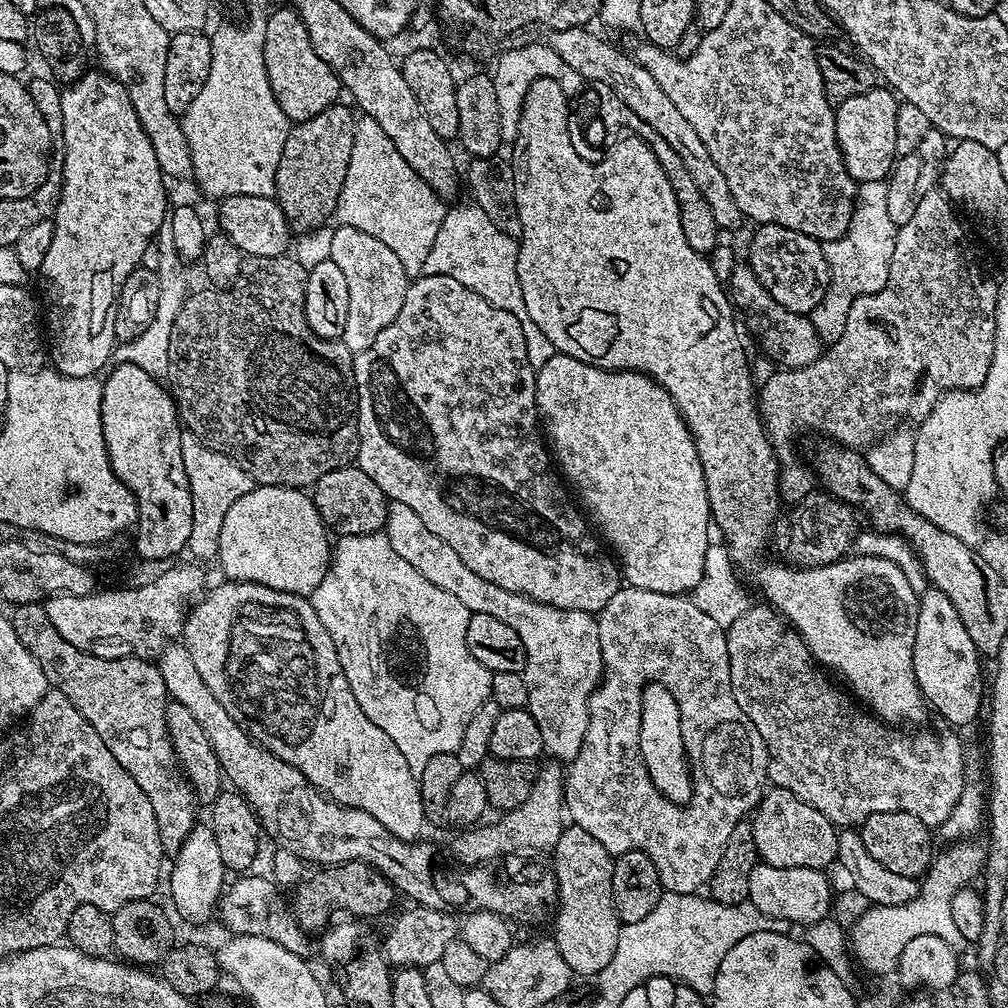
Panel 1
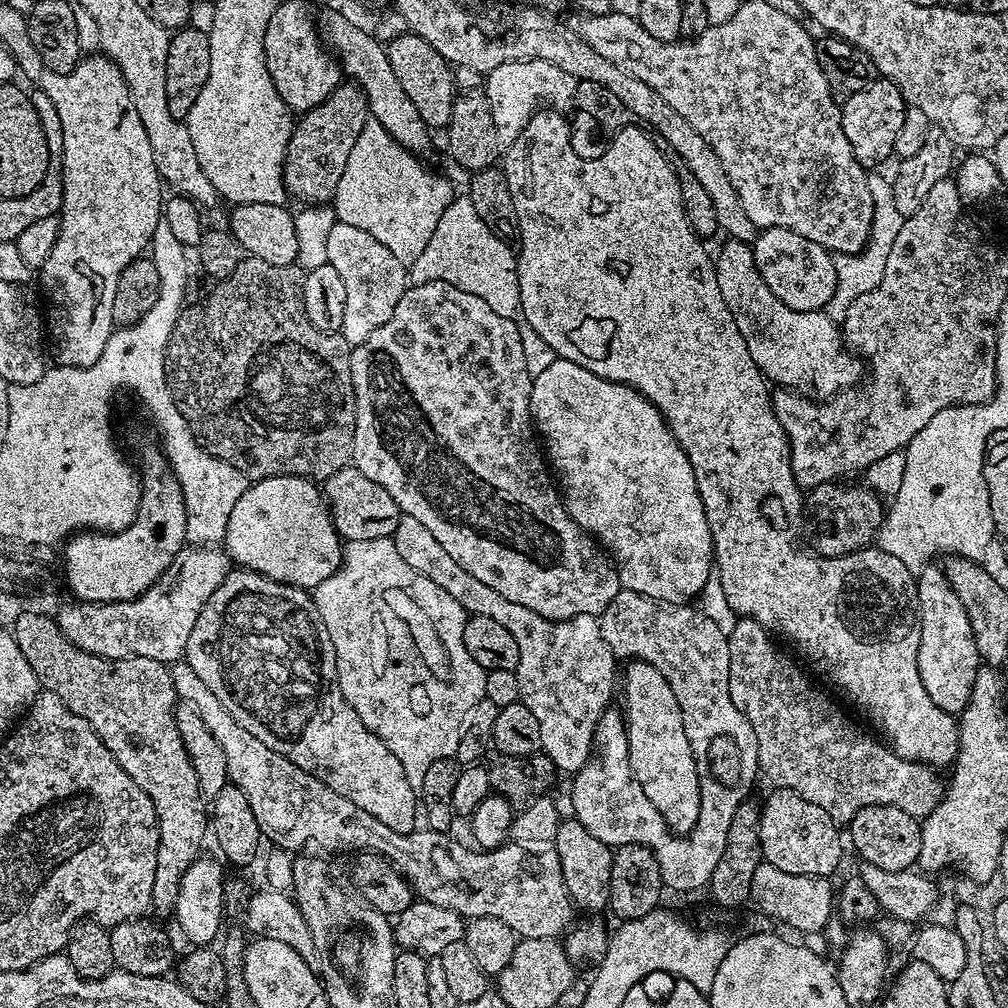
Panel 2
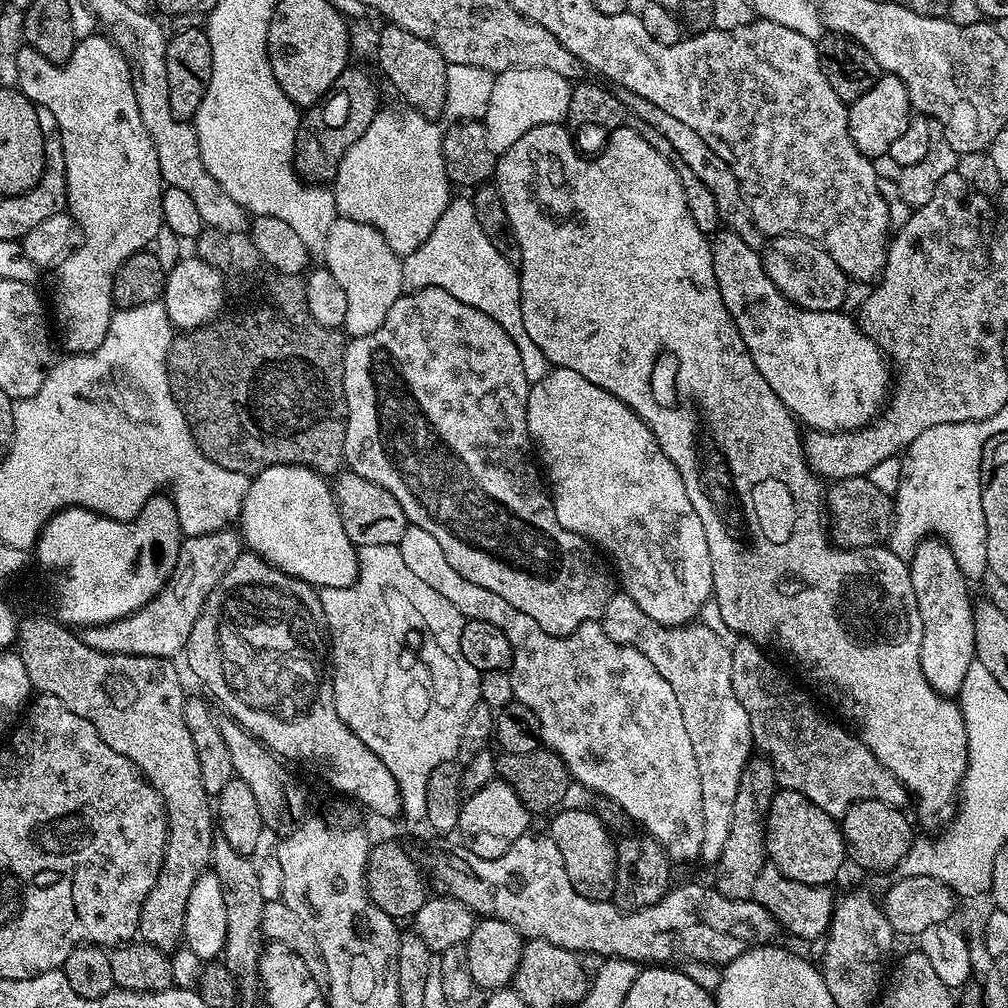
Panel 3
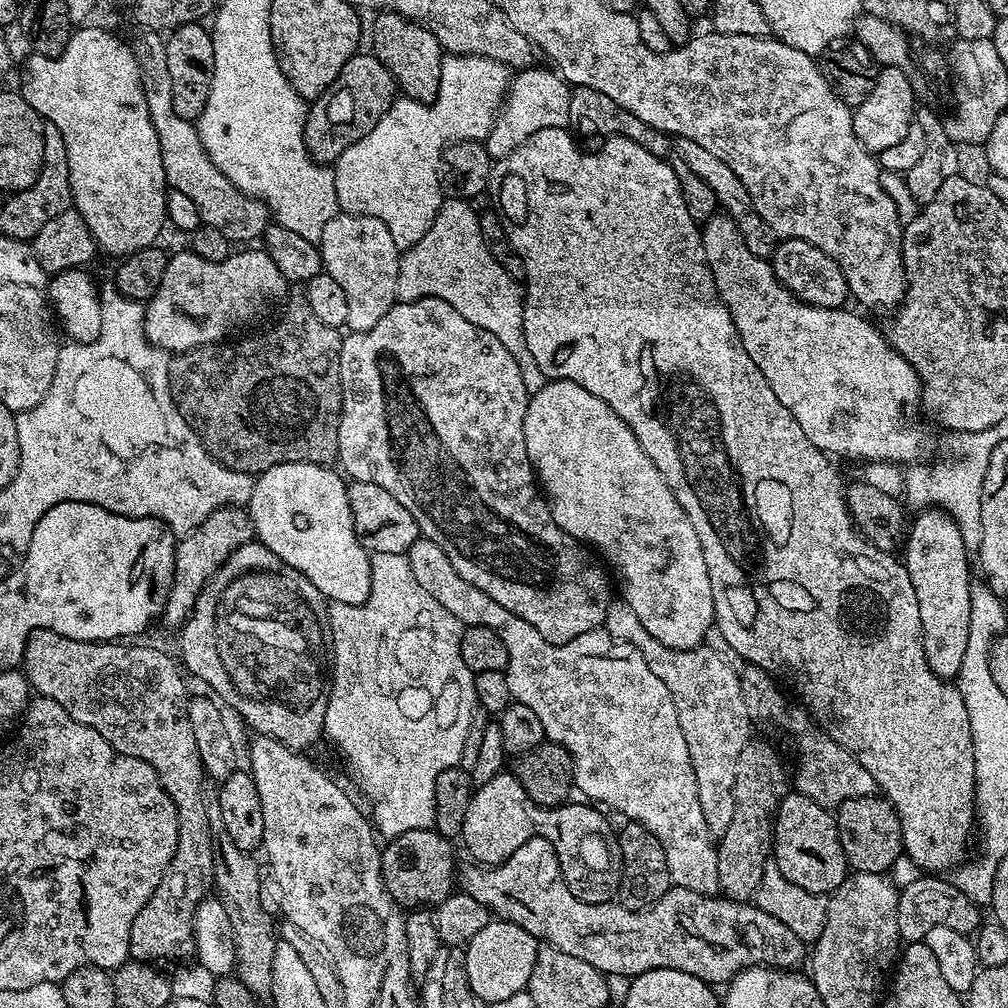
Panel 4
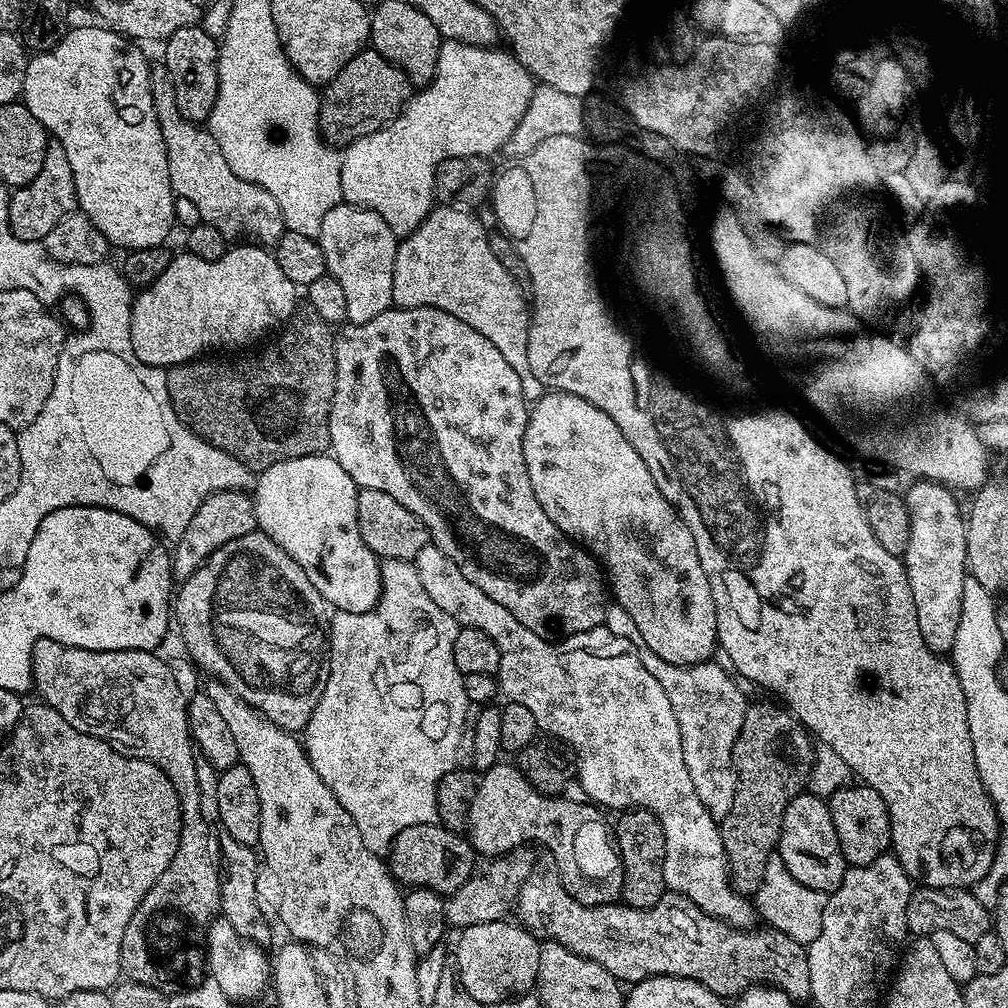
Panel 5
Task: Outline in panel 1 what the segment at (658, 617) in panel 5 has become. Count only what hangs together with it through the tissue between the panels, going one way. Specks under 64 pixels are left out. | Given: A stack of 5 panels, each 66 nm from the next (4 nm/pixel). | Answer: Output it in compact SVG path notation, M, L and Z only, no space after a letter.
M557 354L554 358L550 358L550 362L546 362L546 366L536 369L536 406L543 427L544 424L548 427L546 436L550 441L555 463L558 465L563 479L571 485L574 492L574 487L576 487L576 492L580 495L581 500L579 500L579 503L583 505L586 512L586 507L588 507L589 513L587 512L587 515L598 532L598 527L600 527L601 533L599 532L599 535L603 537L607 547L614 553L623 579L631 587L654 590L658 594L679 596L691 593L698 584L698 578L702 576L702 562L706 560L706 550L710 543L708 528L710 529L712 511L706 494L706 478L702 470L702 462L698 458L696 444L692 441L692 431L688 429L688 423L682 418L678 406L672 401L668 391L658 381L642 372L613 372L610 368L599 368L593 364L582 362L573 356Z

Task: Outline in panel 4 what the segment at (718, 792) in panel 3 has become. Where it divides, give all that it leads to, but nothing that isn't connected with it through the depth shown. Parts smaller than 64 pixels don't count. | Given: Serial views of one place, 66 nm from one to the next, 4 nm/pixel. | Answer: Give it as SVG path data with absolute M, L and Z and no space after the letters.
M623 598L613 599L609 604L602 627L616 640L632 644L643 656L664 656L662 675L666 690L670 690L670 698L674 698L674 710L678 710L678 726L682 726L686 750L690 750L702 814L706 814L706 826L713 837L723 836L726 826L730 826L730 818L734 818L734 782L738 757L754 729L754 721L746 710L740 689L740 672L728 665L722 653L715 652L709 646L691 648L685 652L662 646L662 642L654 639L646 626L642 626L638 614L630 610Z

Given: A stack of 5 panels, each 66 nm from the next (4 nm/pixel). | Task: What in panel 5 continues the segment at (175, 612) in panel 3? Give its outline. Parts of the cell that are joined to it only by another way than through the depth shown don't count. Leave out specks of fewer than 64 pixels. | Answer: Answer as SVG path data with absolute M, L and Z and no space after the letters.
M216 492L198 508L198 514L190 518L186 534L182 534L174 548L172 574L177 581L189 580L212 554L226 542L242 538L242 534L257 531L256 506L253 497L246 492Z

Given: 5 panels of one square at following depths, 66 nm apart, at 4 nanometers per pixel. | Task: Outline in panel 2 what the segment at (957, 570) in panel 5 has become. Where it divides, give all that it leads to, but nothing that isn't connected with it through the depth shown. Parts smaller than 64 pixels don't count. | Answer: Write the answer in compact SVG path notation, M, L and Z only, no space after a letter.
M930 562L916 576L916 611L920 613L918 674L922 678L922 686L926 686L926 694L930 694L938 710L959 714L970 702L970 690L974 690L974 678L980 673L982 661L978 654L978 646L974 642L974 630L970 630L966 606L962 606L958 594L954 594L954 586L950 586L943 567L936 565L935 568L935 563Z

